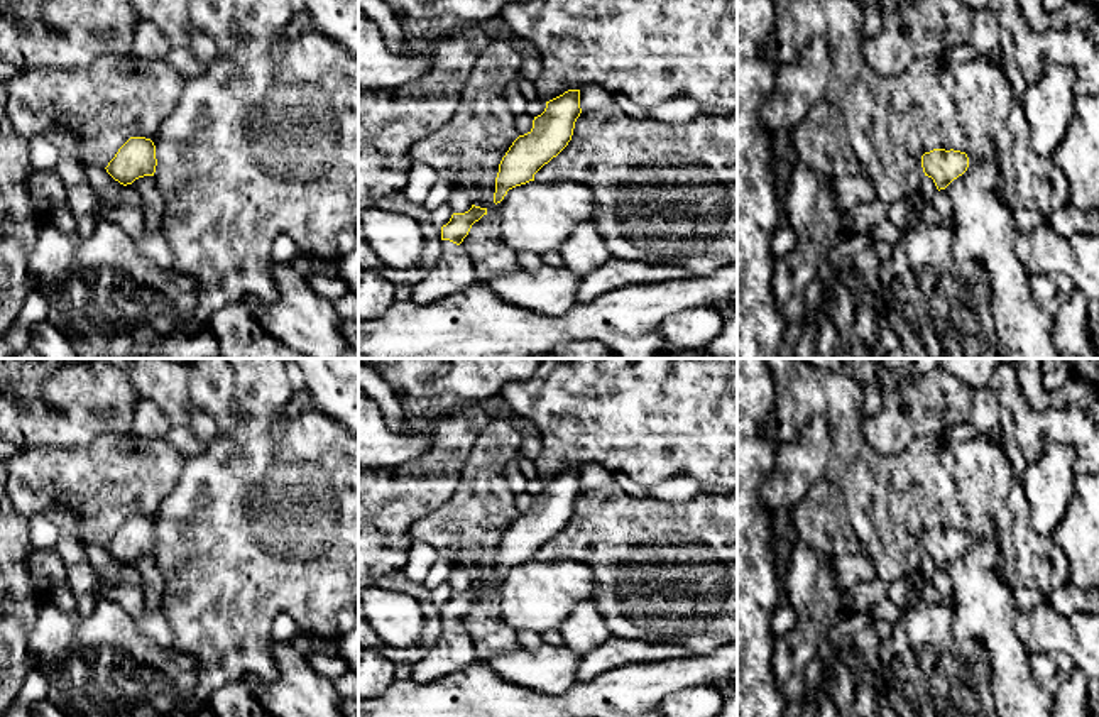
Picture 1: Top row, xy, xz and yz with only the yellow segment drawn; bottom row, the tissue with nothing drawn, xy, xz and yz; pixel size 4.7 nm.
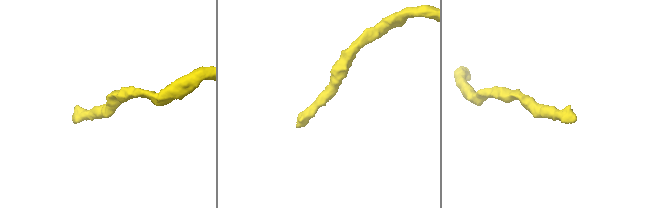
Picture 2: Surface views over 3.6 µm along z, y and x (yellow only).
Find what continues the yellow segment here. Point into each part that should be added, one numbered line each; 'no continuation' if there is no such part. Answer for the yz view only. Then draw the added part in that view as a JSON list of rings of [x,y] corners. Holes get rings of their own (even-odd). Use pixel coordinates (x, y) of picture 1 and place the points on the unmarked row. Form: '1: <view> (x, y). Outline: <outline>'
no continuation

